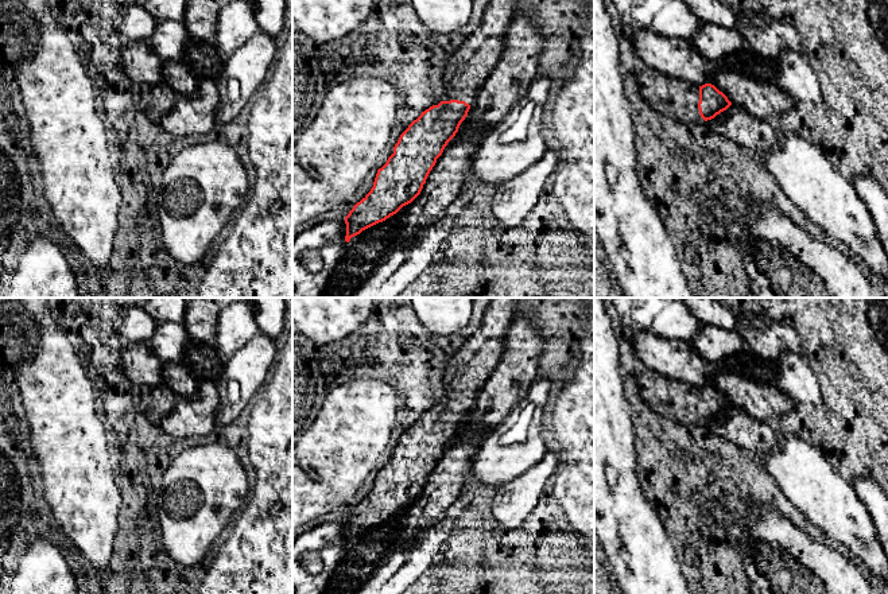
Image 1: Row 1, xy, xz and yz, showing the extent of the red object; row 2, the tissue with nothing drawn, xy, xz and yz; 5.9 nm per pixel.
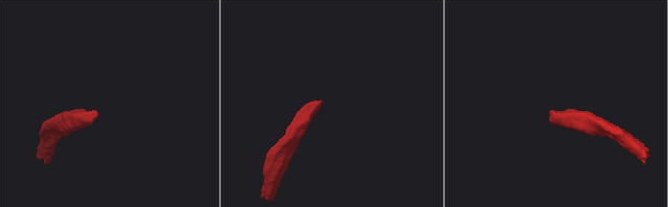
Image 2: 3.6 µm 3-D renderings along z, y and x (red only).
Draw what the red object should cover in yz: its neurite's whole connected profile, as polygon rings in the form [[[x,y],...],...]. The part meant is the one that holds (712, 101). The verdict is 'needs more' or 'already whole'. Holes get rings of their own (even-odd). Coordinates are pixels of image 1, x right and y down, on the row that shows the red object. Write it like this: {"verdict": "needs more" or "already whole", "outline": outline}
{"verdict": "needs more", "outline": [[[652,67],[636,73],[636,81],[640,96],[654,112],[685,124],[705,123],[732,105],[728,97],[711,84],[698,86],[667,77]]]}

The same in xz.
{"verdict": "needs more", "outline": [[[490,0],[489,5],[484,9],[481,23],[477,26],[476,31],[470,34],[461,47],[450,57],[443,74],[442,101],[438,105],[433,105],[422,112],[420,116],[414,120],[400,135],[398,143],[393,147],[393,154],[388,158],[387,163],[377,170],[371,191],[360,202],[357,202],[345,217],[346,242],[349,242],[352,237],[360,234],[362,230],[396,214],[403,206],[411,203],[420,194],[430,171],[437,163],[437,159],[442,155],[447,143],[458,132],[461,123],[468,116],[468,112],[477,97],[478,89],[500,58],[507,30],[515,13],[515,3],[516,0]]]}

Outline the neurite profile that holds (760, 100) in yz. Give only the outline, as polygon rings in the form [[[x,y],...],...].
[[[728,69],[710,79],[728,100],[744,108],[752,117],[765,120],[798,108],[798,102],[776,84],[761,82]]]

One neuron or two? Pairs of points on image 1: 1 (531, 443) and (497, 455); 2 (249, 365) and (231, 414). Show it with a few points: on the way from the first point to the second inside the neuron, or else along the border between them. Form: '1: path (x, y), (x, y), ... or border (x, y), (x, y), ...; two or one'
1: path (523, 451), (519, 455), (505, 455); one
2: path (249, 377), (249, 385), (241, 402); one

